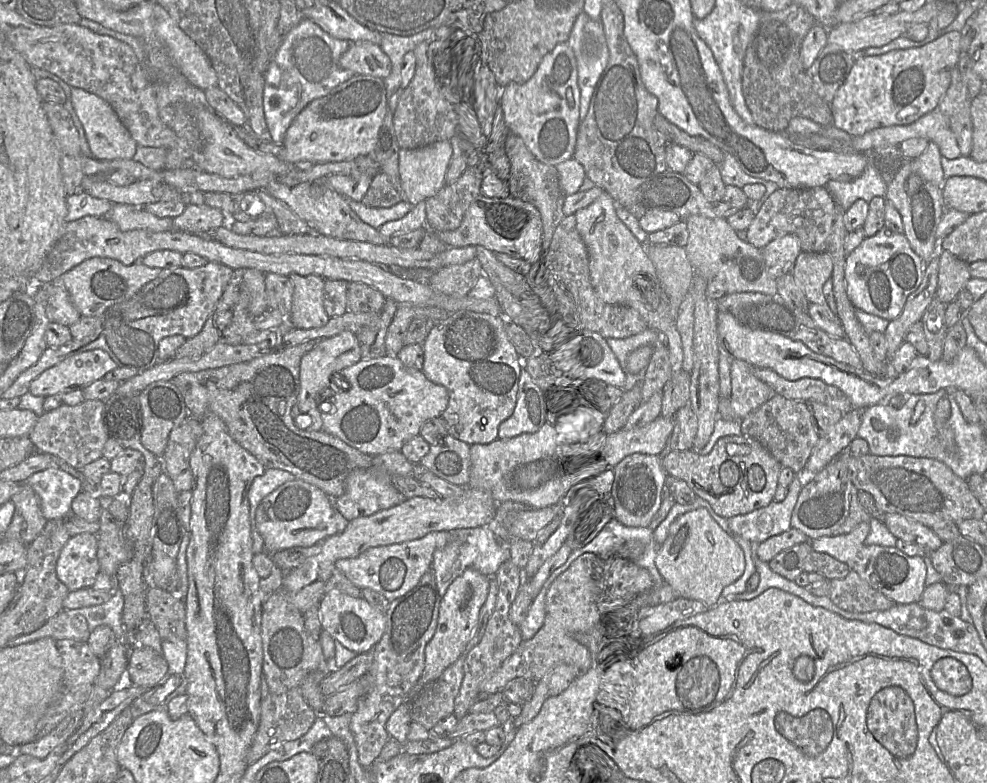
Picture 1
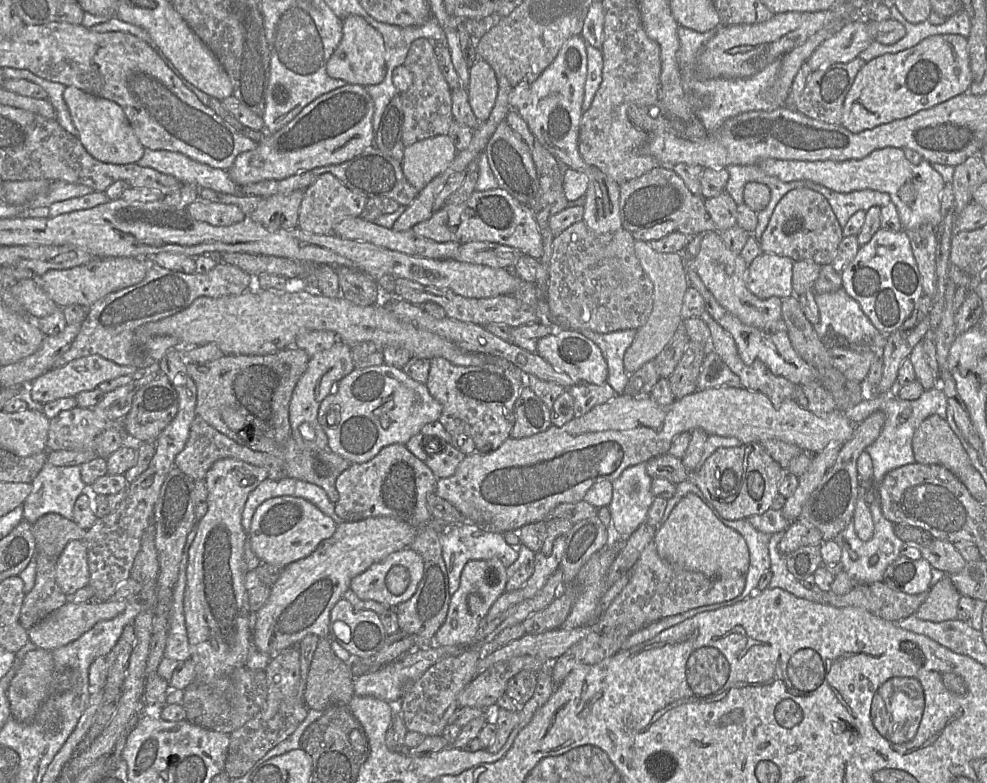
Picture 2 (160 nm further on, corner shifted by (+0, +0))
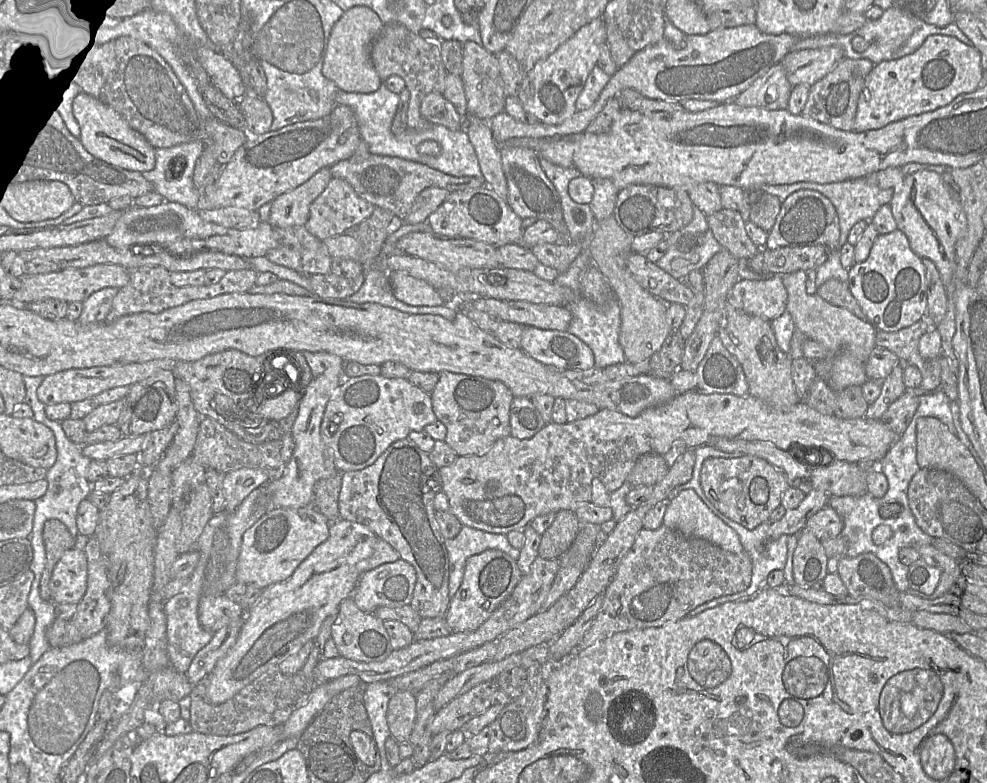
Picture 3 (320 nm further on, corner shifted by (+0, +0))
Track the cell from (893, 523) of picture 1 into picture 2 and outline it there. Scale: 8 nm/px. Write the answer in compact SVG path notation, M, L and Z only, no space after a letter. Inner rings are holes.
M932 538L929 543L919 546L919 549L922 558L927 560L933 568L946 574L960 572L967 563L953 543L946 540Z

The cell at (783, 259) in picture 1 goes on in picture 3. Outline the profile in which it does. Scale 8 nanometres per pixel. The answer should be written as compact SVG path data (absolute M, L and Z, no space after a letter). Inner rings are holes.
M782 276L739 279L730 292L729 303L738 310L768 321L778 318L786 311L788 300Z

